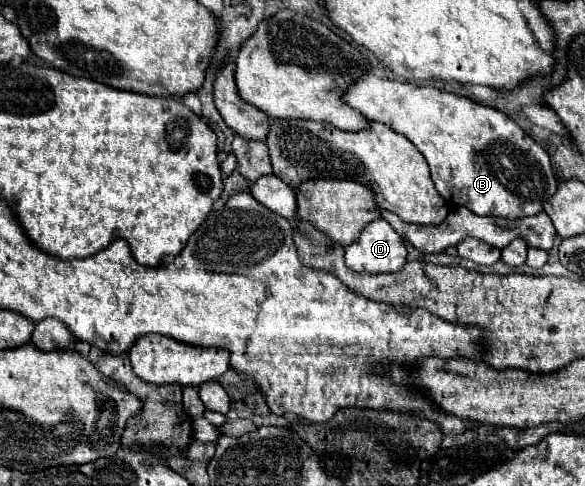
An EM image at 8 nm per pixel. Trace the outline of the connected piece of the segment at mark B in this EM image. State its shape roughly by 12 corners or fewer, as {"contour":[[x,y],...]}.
{"contour":[[360,75],[342,101],[412,141],[448,203],[538,215],[548,153],[502,111]]}

